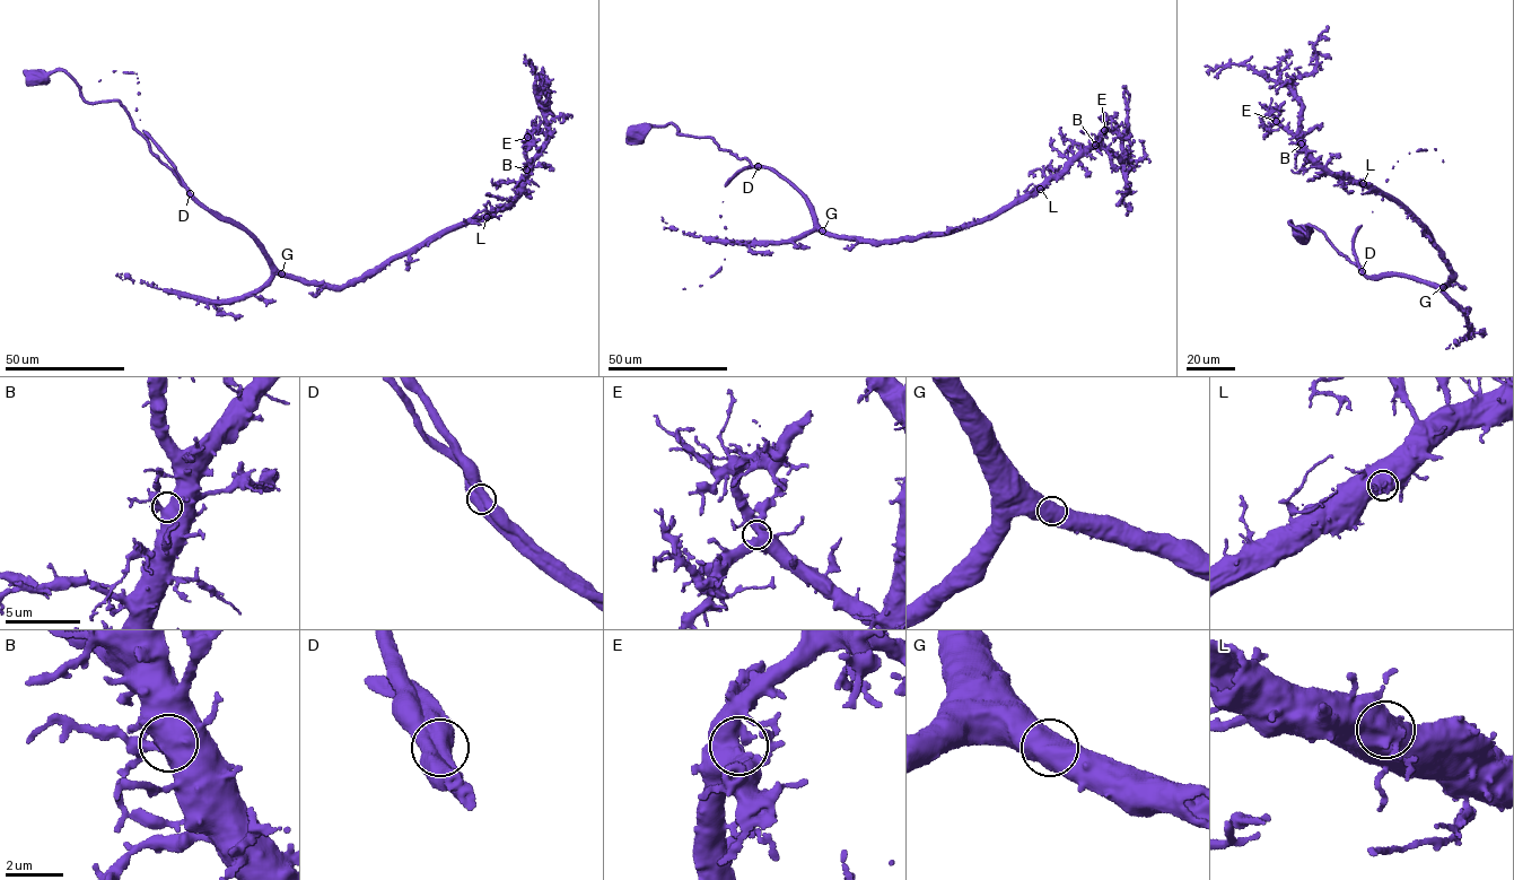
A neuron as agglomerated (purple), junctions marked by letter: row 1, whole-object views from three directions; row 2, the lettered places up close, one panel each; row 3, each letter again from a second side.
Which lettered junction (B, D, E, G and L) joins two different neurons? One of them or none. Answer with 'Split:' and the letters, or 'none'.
Split: none

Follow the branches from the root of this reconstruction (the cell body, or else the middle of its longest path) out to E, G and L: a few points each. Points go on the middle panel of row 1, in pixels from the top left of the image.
E: (631, 134), (670, 123), (710, 137), (794, 186), (823, 229), (878, 242), (990, 219), (1094, 148), (1104, 130)
G: (631, 134), (670, 123), (681, 134), (710, 137), (719, 148), (771, 170), (794, 186), (822, 231)
L: (631, 134), (670, 123), (681, 134), (710, 137), (794, 186), (816, 225), (857, 240), (954, 231), (1040, 189)

